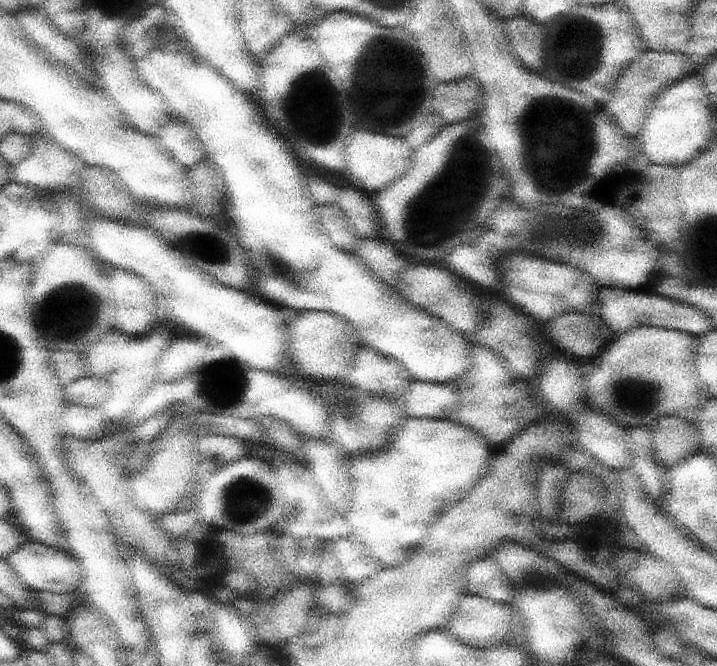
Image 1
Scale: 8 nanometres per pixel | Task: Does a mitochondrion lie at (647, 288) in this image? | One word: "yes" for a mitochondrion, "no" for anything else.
no

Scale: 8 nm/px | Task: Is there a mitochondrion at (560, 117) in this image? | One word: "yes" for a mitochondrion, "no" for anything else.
yes

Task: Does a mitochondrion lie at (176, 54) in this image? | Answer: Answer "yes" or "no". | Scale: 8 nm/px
no

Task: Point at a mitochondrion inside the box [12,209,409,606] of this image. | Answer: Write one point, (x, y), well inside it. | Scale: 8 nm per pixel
(63, 313)

